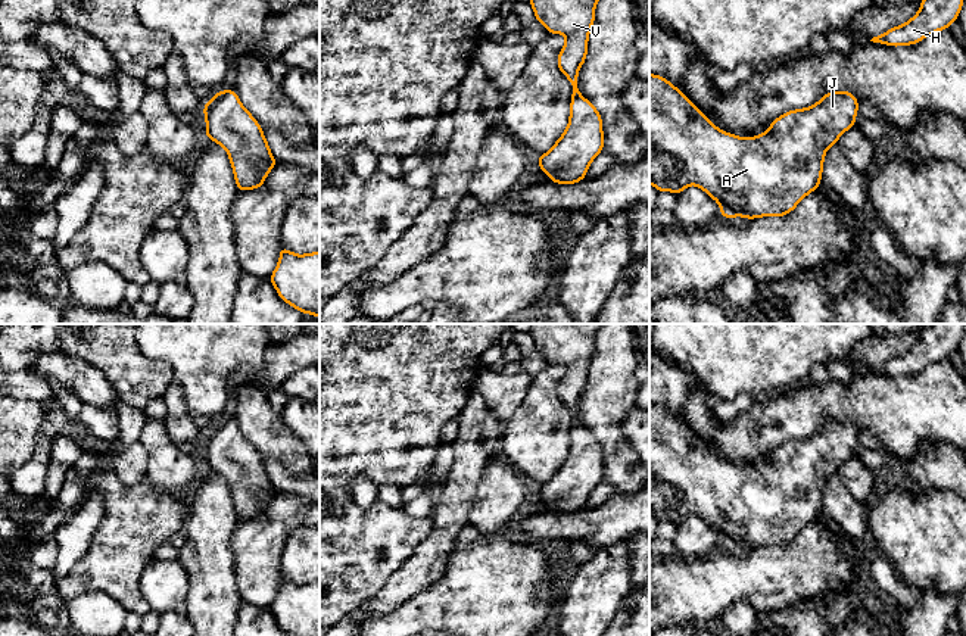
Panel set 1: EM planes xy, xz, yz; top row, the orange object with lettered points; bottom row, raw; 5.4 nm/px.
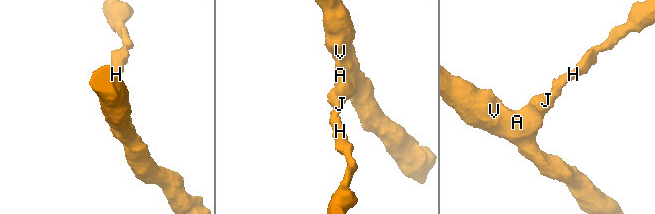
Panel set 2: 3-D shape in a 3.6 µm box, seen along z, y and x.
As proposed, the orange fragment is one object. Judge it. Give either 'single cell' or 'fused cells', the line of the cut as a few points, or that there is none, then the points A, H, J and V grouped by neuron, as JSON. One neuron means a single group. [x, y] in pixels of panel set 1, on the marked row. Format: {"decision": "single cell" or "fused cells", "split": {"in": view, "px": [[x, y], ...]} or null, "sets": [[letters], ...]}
{"decision": "single cell", "split": null, "sets": [["A", "H", "J", "V"]]}

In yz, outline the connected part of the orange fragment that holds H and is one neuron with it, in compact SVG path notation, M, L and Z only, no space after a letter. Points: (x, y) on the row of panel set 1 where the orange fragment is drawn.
M922 0L919 12L912 19L870 41L894 47L917 44L925 37L948 28L957 19L962 4L963 0Z

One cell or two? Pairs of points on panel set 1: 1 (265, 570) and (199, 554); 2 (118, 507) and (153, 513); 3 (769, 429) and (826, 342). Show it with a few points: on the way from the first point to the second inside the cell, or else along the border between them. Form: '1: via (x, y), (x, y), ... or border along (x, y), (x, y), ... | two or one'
1: border along (234, 529), (230, 548), (236, 589), (242, 596) | two
2: via (127, 510), (130, 513), (145, 513) | one
3: border along (800, 384), (764, 399) | two

